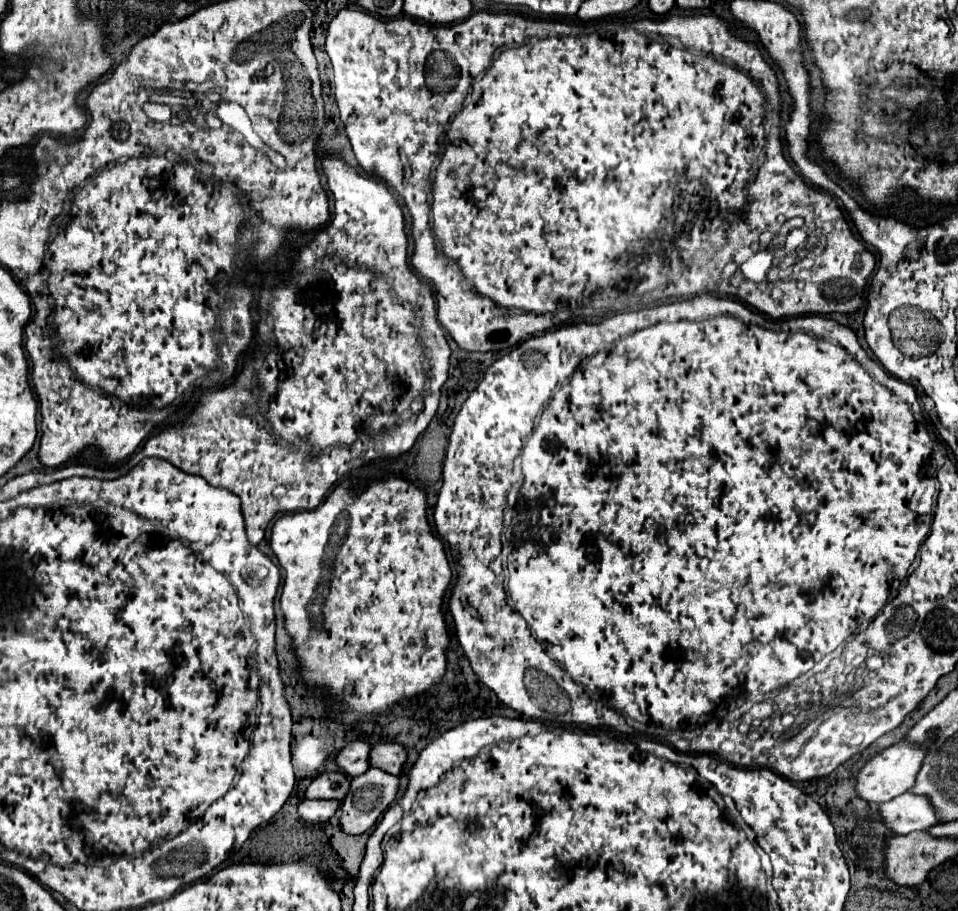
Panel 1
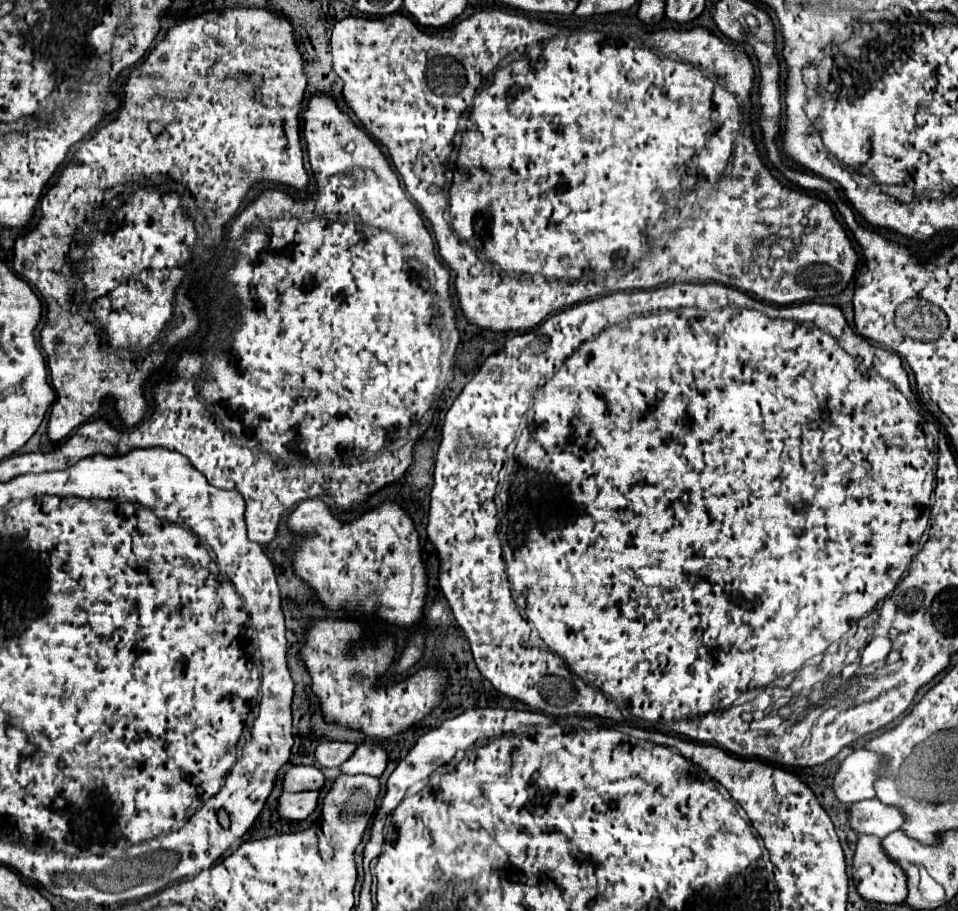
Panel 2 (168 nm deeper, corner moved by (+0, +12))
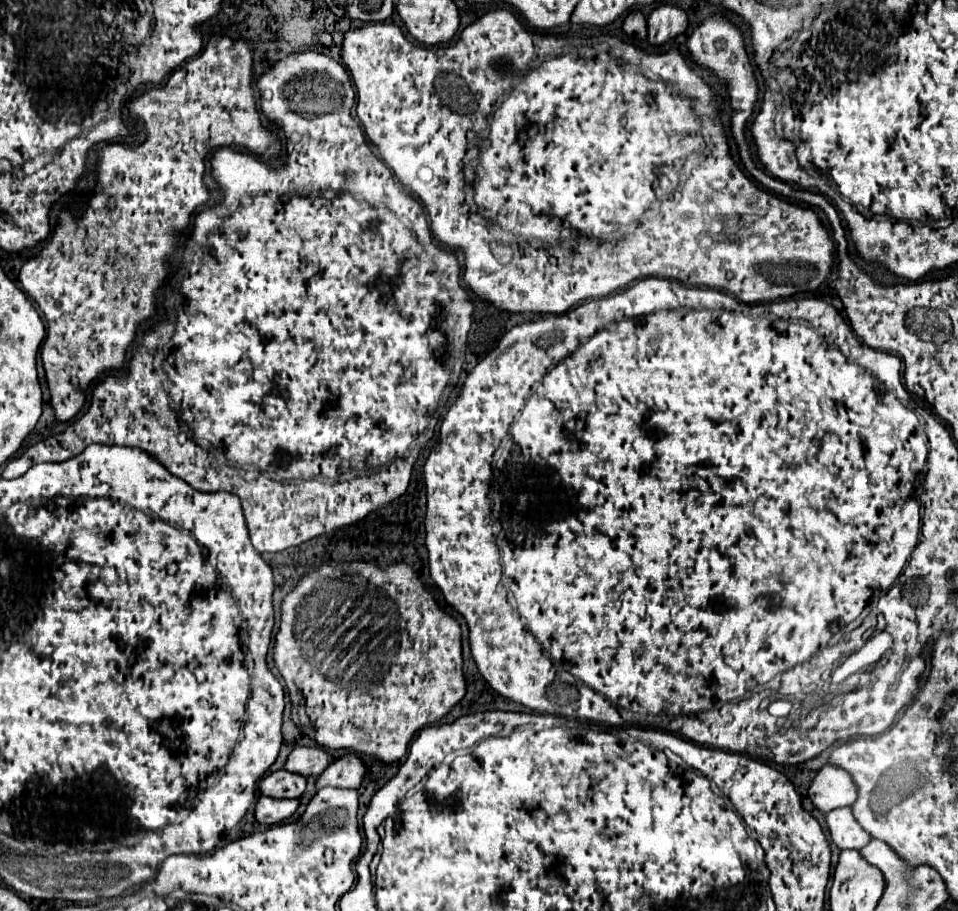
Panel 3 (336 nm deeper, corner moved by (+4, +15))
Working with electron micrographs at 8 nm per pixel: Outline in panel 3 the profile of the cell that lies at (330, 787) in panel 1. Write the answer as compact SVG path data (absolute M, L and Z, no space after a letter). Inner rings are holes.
M284 769L266 775L258 783L258 793L274 799L298 799L306 789L306 779L302 775L286 773Z

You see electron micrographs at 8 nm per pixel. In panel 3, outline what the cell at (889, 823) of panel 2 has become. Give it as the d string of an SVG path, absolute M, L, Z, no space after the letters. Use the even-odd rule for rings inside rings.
M840 807L840 809L830 811L826 815L826 825L828 825L834 845L842 851L844 849L862 849L870 841L870 835L862 831L850 807Z

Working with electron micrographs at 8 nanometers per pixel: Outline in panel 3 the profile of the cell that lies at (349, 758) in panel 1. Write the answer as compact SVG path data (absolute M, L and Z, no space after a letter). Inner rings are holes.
M296 747L286 763L284 769L298 773L302 777L310 777L310 775L320 775L334 759L330 757L330 753L326 749L320 747Z

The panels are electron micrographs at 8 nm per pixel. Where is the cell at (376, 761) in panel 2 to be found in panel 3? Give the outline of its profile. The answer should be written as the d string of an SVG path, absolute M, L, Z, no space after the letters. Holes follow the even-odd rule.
M346 753L316 779L316 789L322 787L342 787L342 789L358 789L364 779L364 763L358 755Z

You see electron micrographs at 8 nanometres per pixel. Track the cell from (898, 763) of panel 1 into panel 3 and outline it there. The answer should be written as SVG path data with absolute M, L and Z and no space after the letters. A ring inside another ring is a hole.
M826 765L816 773L814 781L810 783L808 797L818 811L830 813L832 809L852 805L858 793L848 773Z

